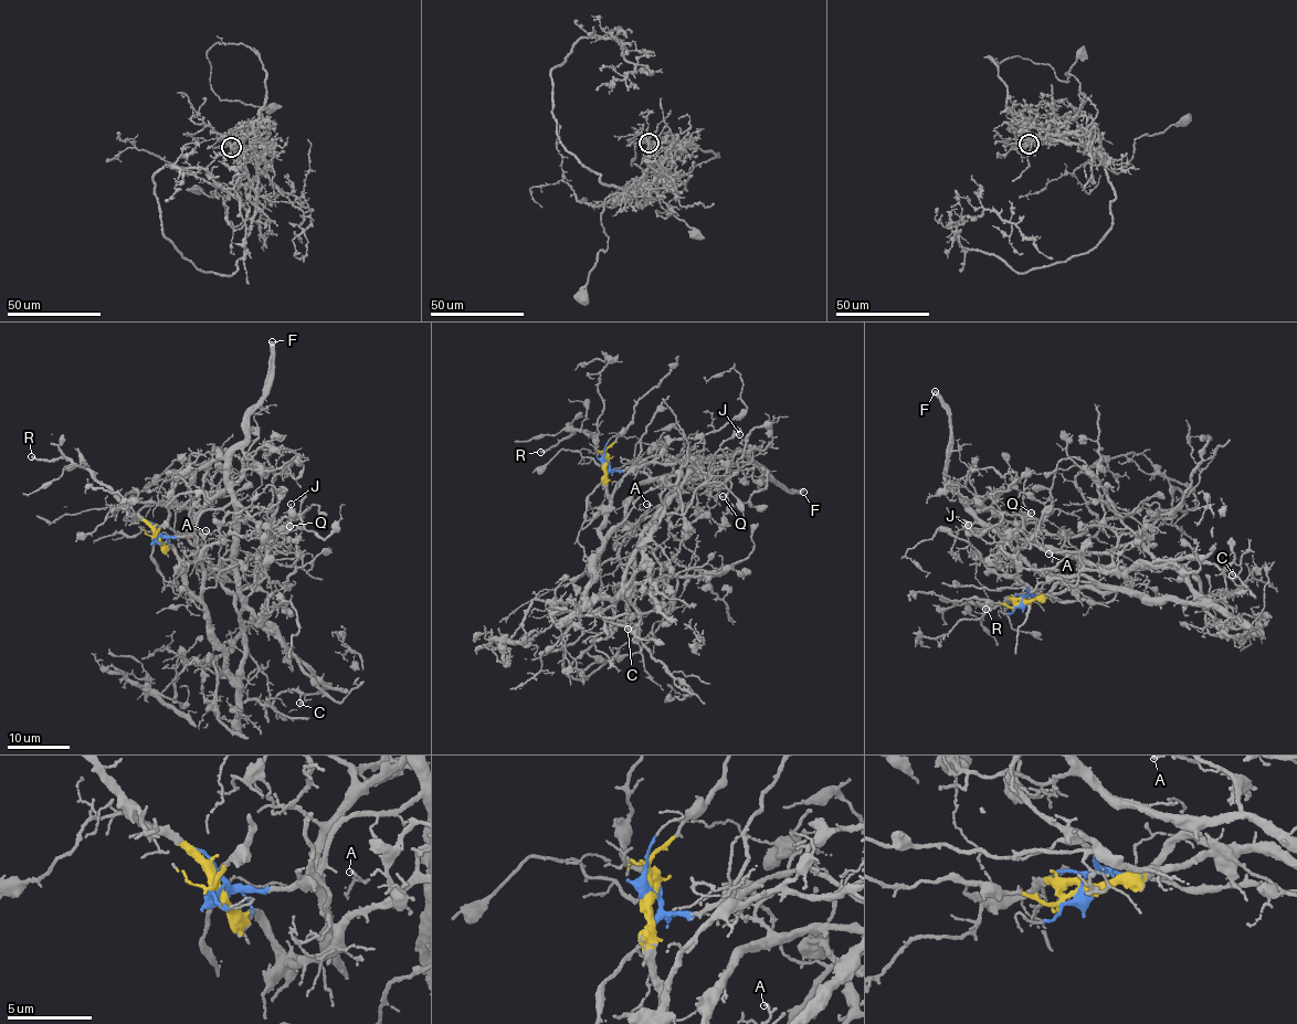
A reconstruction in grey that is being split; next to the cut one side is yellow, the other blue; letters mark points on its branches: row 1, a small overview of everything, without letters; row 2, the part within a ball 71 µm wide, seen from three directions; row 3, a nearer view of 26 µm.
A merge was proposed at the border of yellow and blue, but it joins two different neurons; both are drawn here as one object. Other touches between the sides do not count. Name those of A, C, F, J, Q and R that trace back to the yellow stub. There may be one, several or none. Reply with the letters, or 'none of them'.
A, C, R

